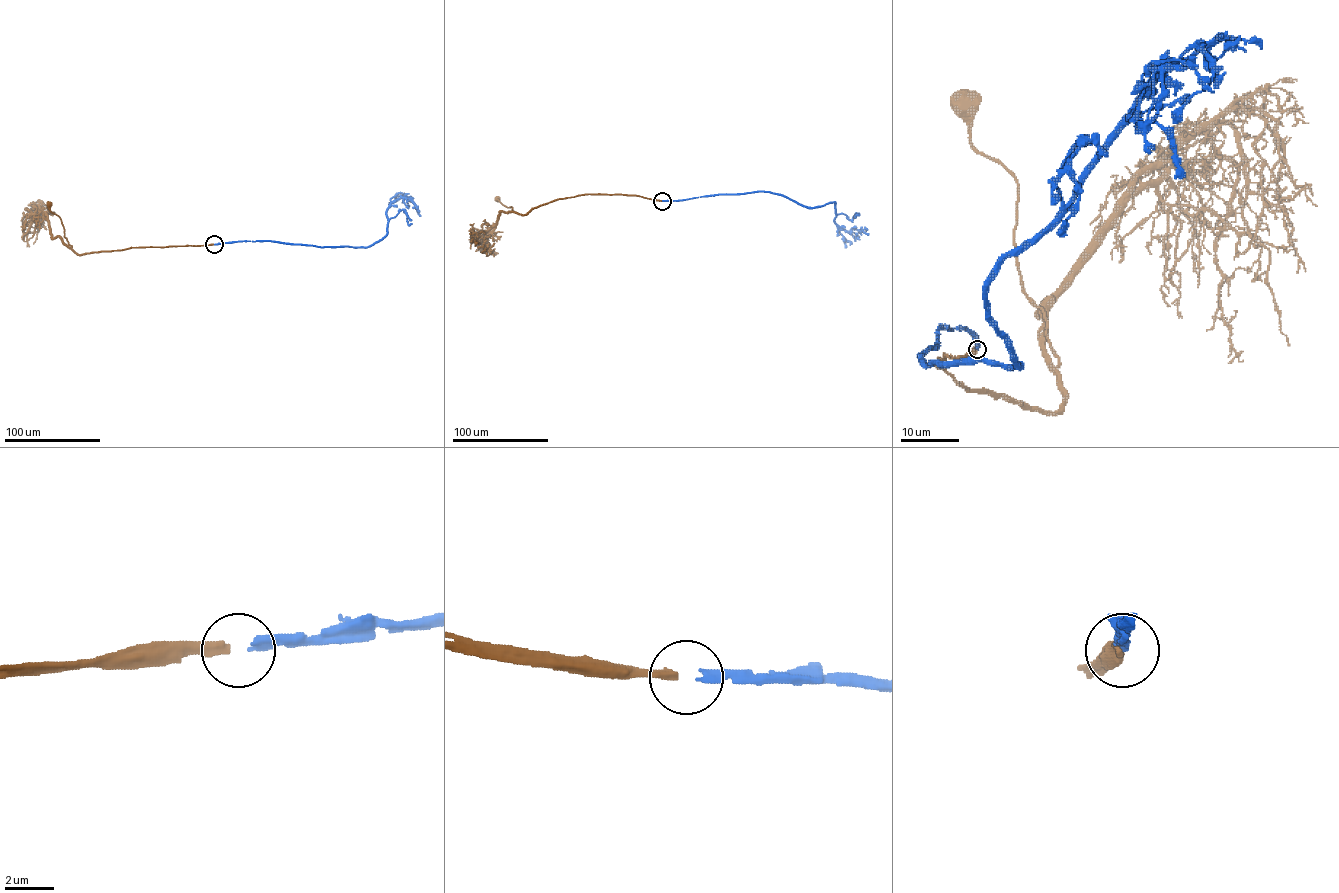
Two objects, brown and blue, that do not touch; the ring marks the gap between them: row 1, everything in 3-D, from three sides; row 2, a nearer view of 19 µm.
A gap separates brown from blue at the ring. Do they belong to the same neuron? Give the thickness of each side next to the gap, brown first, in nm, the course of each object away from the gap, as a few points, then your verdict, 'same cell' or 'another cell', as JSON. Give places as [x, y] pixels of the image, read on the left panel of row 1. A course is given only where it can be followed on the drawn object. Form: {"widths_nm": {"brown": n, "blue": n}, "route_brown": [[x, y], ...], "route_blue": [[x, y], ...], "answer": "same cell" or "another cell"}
{"widths_nm": {"brown": 380, "blue": 280}, "route_brown": [[214, 244], [130, 247], [78, 254], [64, 237], [61, 219], [50, 210], [49, 204]], "route_blue": [[214, 244], [270, 241], [323, 247], [367, 247], [386, 235], [386, 210], [392, 202], [408, 198], [420, 216]], "answer": "same cell"}

